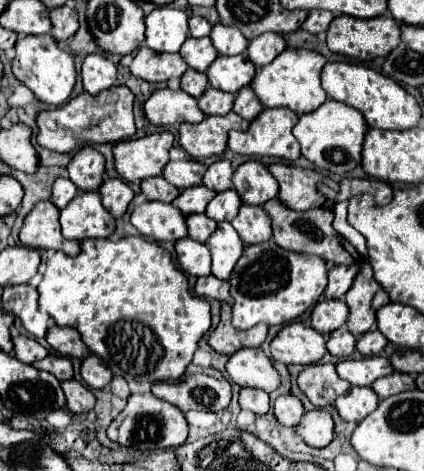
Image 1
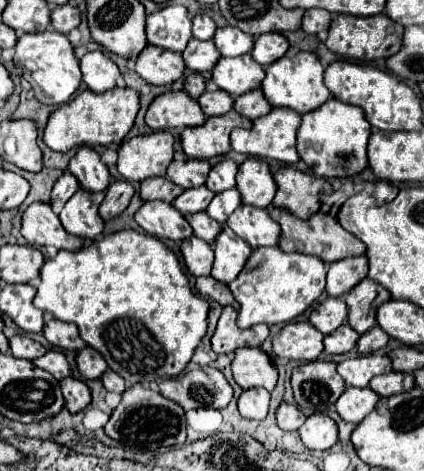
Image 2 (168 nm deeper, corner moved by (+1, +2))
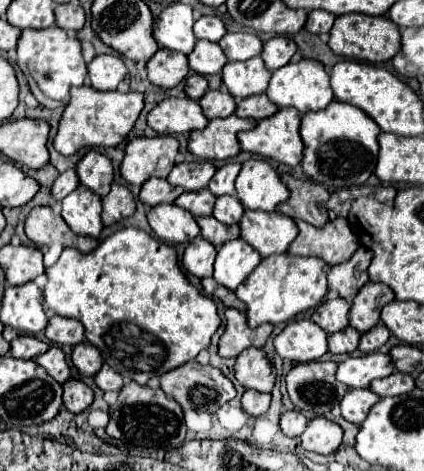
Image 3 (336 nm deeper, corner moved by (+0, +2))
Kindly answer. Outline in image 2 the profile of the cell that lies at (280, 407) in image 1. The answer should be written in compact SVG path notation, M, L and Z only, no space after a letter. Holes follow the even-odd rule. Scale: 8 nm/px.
M280 403L280 407L276 409L276 419L278 419L280 429L284 429L284 431L296 431L306 421L306 415L296 405Z

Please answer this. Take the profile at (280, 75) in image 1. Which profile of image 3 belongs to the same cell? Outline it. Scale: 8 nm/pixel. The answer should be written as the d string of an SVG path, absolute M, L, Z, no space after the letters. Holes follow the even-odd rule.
M315 59L291 61L285 67L273 71L273 77L271 77L269 87L267 87L267 95L277 107L295 107L295 109L299 109L299 113L325 109L333 101L329 75L325 71L323 63L319 63Z

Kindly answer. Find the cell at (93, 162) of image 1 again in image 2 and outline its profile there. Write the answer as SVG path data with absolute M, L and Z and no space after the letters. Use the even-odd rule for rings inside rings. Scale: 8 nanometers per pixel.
M80 147L70 159L68 171L80 181L86 191L104 191L110 183L110 173L102 163L100 155L90 147Z

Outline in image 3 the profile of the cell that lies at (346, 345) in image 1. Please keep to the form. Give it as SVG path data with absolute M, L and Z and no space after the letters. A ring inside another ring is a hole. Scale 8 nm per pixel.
M347 327L339 333L329 335L329 351L331 353L353 353L359 345L361 333L355 331L353 327Z

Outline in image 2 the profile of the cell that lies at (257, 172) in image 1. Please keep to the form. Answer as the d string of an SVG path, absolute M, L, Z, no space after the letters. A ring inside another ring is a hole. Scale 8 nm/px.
M248 157L238 167L236 181L236 187L242 195L242 203L246 205L268 207L276 195L276 183L270 173L270 167L256 157Z

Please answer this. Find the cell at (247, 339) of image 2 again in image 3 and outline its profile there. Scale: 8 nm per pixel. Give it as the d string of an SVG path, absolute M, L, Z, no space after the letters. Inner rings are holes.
M225 309L225 333L219 341L219 355L221 357L237 357L243 349L249 347L263 347L267 337L273 331L273 325L263 323L255 329L251 329L247 325L247 317L245 313L237 311L237 309Z

